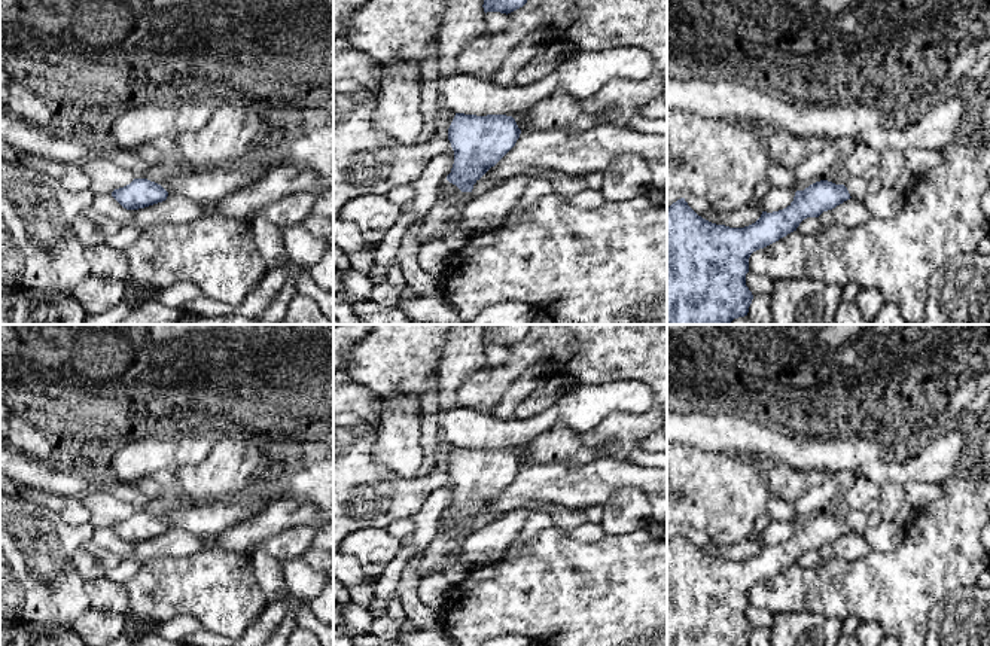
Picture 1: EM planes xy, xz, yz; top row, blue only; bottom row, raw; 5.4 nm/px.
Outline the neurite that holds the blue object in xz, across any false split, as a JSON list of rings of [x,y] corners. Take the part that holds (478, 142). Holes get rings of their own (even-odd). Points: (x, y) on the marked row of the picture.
[[[456,113],[448,128],[454,164],[447,180],[457,189],[442,198],[453,208],[454,216],[426,243],[442,240],[448,231],[460,226],[473,185],[515,146],[520,134],[521,129],[512,116]]]

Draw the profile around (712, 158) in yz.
[[[667,109],[667,192],[700,196],[722,213],[741,210],[756,199],[755,188],[767,179],[770,162],[767,144],[752,131],[725,119]]]

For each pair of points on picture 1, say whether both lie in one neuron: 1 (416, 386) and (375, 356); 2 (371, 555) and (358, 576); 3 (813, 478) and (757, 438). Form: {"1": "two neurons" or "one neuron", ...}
{"1": "one neuron", "2": "two neurons", "3": "two neurons"}

